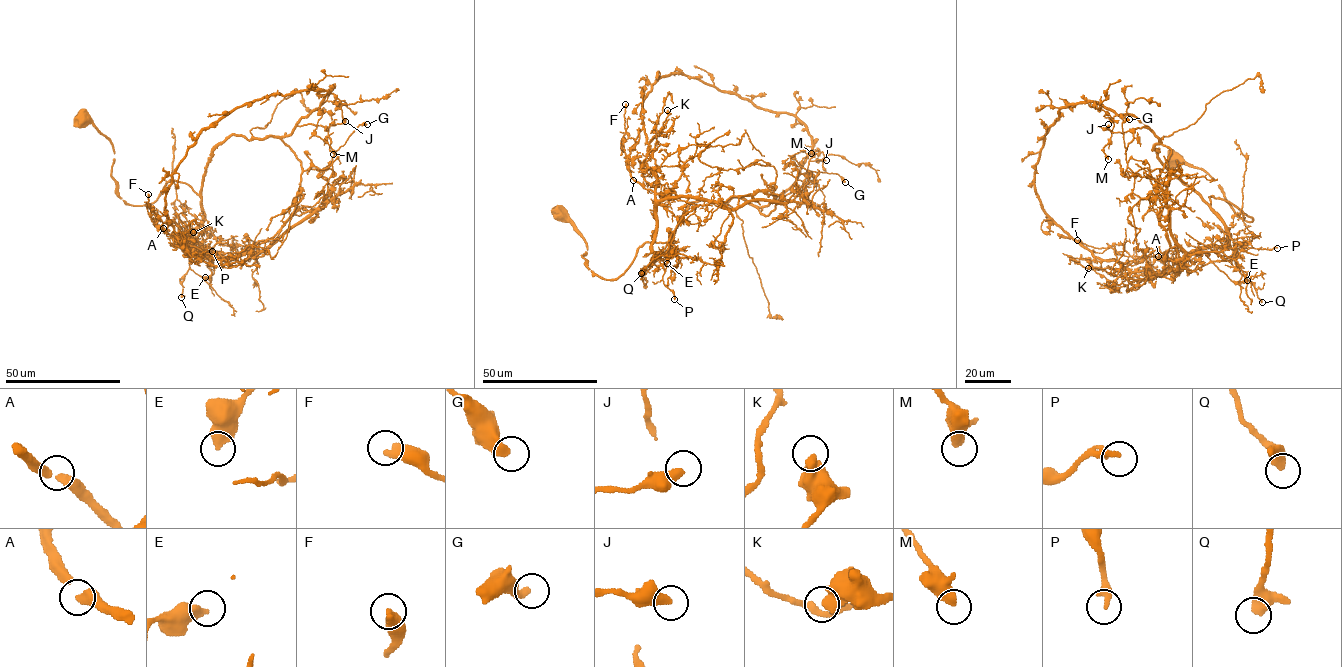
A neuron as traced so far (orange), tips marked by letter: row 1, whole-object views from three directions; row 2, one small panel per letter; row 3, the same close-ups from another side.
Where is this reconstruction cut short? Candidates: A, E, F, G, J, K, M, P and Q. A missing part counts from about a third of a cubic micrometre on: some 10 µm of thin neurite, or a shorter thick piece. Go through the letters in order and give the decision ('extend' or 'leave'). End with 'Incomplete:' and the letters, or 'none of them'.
A: leave
E: leave
F: leave
G: leave
J: leave
K: leave
M: leave
P: leave
Q: leave
Incomplete: none of them

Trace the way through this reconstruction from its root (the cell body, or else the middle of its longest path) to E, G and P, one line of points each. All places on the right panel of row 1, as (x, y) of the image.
E: (1174, 158), (1203, 170), (1232, 210), (1252, 219), (1209, 196), (1233, 250), (1211, 262), (1232, 281), (1247, 280)
G: (1174, 158), (1252, 220), (1183, 184), (1149, 128), (1133, 130), (1125, 153), (1129, 119)
P: (1174, 158), (1177, 154), (1203, 170), (1232, 210), (1246, 221), (1251, 217), (1209, 196), (1231, 249), (1277, 248)

